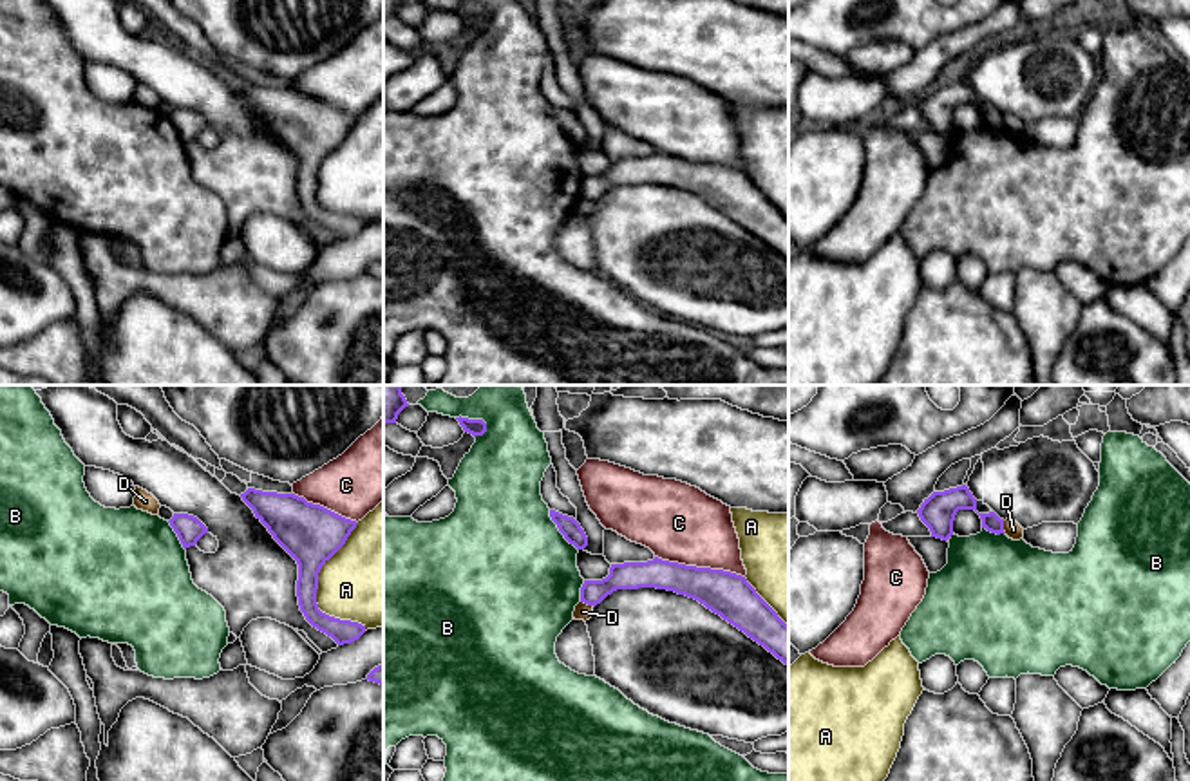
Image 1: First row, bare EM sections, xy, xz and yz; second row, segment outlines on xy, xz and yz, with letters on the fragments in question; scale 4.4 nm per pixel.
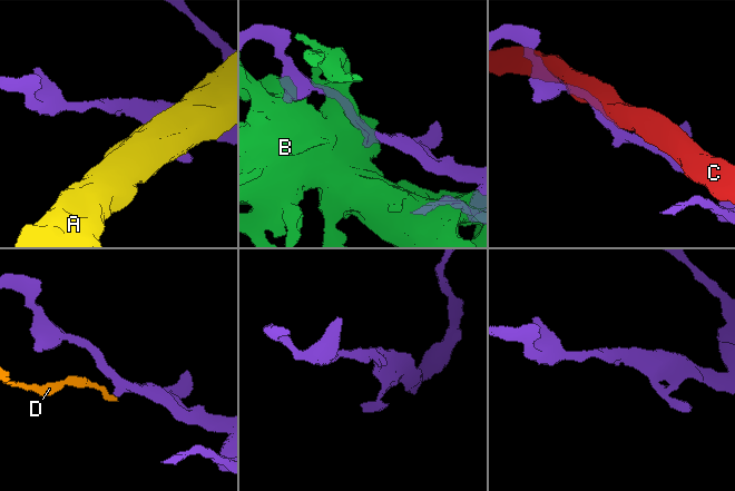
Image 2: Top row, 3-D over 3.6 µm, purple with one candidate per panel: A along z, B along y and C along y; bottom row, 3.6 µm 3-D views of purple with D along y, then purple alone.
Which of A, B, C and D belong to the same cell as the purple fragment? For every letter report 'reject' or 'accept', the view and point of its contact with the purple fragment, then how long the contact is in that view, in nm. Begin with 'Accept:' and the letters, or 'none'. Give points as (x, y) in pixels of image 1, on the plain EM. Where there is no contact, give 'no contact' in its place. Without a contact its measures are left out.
Accept: none
A: reject | xy (317, 183) | 480 nm
B: reject | xz (474, 15) | 160 nm
C: reject | xz (700, 163) | 420 nm
D: reject | xz (588, 199) | 70 nm

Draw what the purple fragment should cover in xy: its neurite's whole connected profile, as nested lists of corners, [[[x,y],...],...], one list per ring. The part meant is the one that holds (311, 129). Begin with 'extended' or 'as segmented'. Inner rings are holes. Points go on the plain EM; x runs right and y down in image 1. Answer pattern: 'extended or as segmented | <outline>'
as segmented | [[[248,83],[241,92],[297,155],[297,192],[306,215],[338,240],[358,235],[365,228],[365,221],[329,212],[316,199],[322,161],[345,139],[358,118],[295,89]]]

